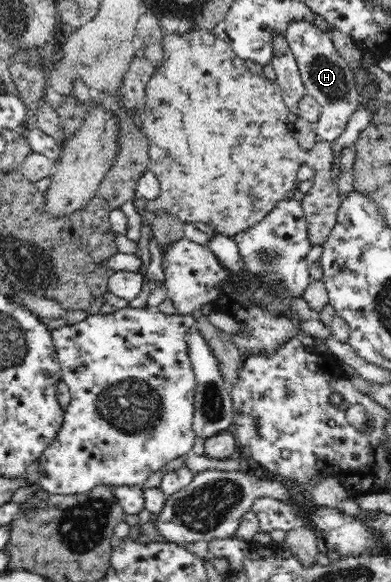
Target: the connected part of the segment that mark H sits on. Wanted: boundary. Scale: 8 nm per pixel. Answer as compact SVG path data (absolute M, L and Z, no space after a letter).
M294 22L285 37L298 62L306 94L316 98L320 106L319 118L314 122L318 138L333 142L345 132L349 118L359 110L359 89L353 71L338 54L332 40L317 25Z

